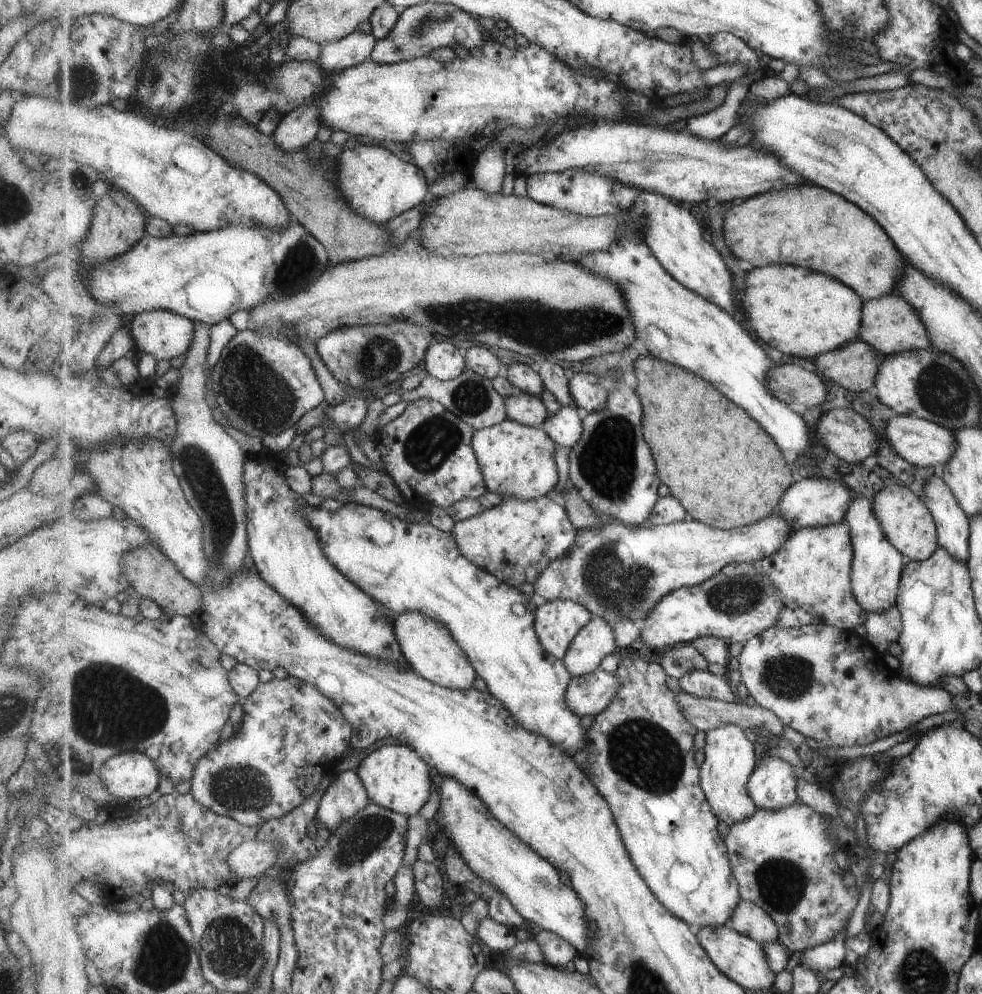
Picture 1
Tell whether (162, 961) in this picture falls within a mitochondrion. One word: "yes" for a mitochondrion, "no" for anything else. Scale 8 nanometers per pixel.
yes

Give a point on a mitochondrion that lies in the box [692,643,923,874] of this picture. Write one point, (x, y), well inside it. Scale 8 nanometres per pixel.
(787, 677)

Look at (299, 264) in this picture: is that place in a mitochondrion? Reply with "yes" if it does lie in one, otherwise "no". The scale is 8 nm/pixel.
yes

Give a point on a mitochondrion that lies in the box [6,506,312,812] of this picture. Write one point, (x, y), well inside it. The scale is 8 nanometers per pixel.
(110, 707)

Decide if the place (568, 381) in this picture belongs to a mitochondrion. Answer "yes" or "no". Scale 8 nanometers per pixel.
no

